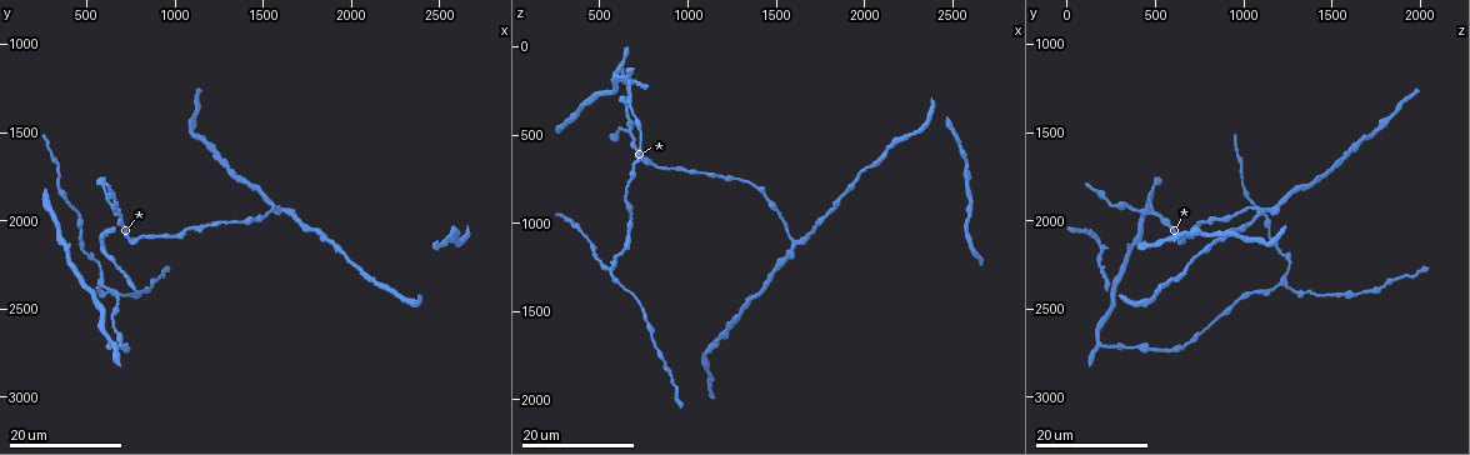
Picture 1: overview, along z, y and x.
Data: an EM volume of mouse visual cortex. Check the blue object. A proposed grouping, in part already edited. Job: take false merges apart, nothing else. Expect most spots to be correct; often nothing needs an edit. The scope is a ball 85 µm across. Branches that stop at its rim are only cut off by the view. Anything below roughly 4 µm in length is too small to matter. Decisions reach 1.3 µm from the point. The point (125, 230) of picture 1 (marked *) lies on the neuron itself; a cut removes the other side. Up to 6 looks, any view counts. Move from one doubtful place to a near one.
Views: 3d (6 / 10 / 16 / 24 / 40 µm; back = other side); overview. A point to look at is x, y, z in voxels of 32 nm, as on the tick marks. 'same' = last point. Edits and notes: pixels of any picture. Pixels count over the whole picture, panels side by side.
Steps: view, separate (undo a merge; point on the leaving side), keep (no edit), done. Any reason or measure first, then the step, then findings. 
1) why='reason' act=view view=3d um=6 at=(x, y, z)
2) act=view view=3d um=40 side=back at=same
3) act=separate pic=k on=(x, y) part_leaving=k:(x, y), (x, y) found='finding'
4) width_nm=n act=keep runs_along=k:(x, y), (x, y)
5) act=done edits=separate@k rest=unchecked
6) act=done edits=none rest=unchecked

act=view view=3d um=24 at=(660, 1920, 260)

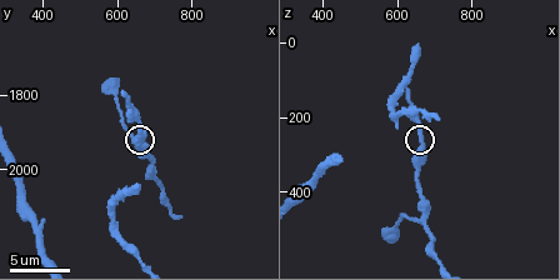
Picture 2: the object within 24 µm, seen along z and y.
why='zoom in' act=view view=3d um=10 at=(670, 1920, 250)

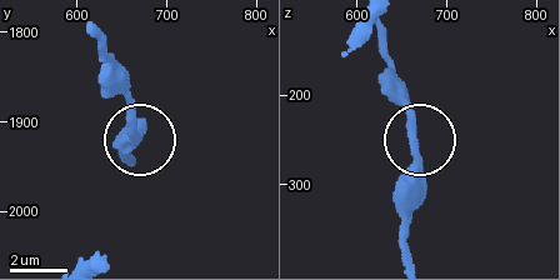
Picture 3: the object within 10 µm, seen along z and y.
width_nm=270 act=keep runs_along=3:(129, 163), (136, 113), (121, 79) found='one neuron here'

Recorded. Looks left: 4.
why='branch point' act=view view=3d um=24 at=(680, 1940, 480)

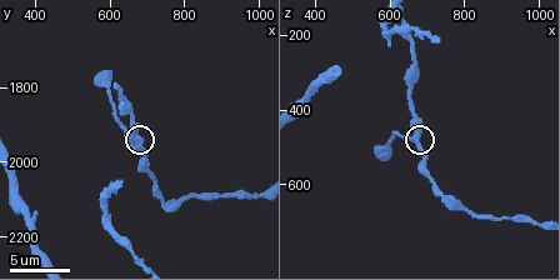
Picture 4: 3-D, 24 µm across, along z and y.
why='closer look' act=view view=3d um=6 at=same

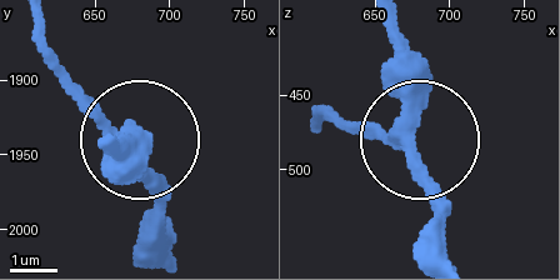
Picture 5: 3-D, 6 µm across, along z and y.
act=view view=3d um=6 side=back at=same

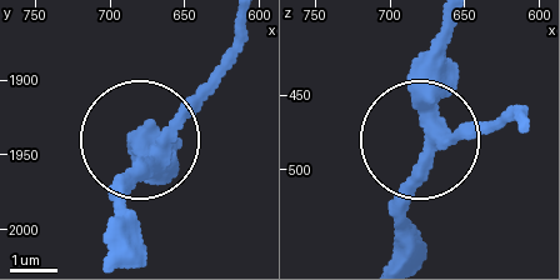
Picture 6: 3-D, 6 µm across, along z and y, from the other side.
act=keep found='one neuron here'

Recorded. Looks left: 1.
act=done edits=none rest=unchecked

